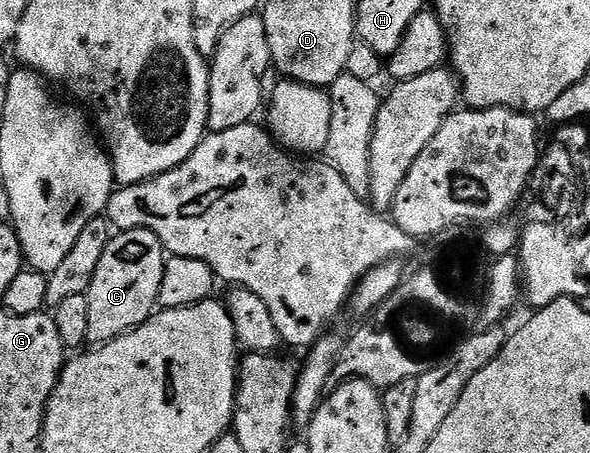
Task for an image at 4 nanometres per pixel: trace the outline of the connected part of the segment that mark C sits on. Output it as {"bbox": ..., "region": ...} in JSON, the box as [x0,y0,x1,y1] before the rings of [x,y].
{"bbox":[86,229,164,344],"region":[[[133,229],[112,234],[86,294],[89,301],[88,344],[113,341],[155,314],[163,284],[164,262],[161,241],[151,231]]]}

